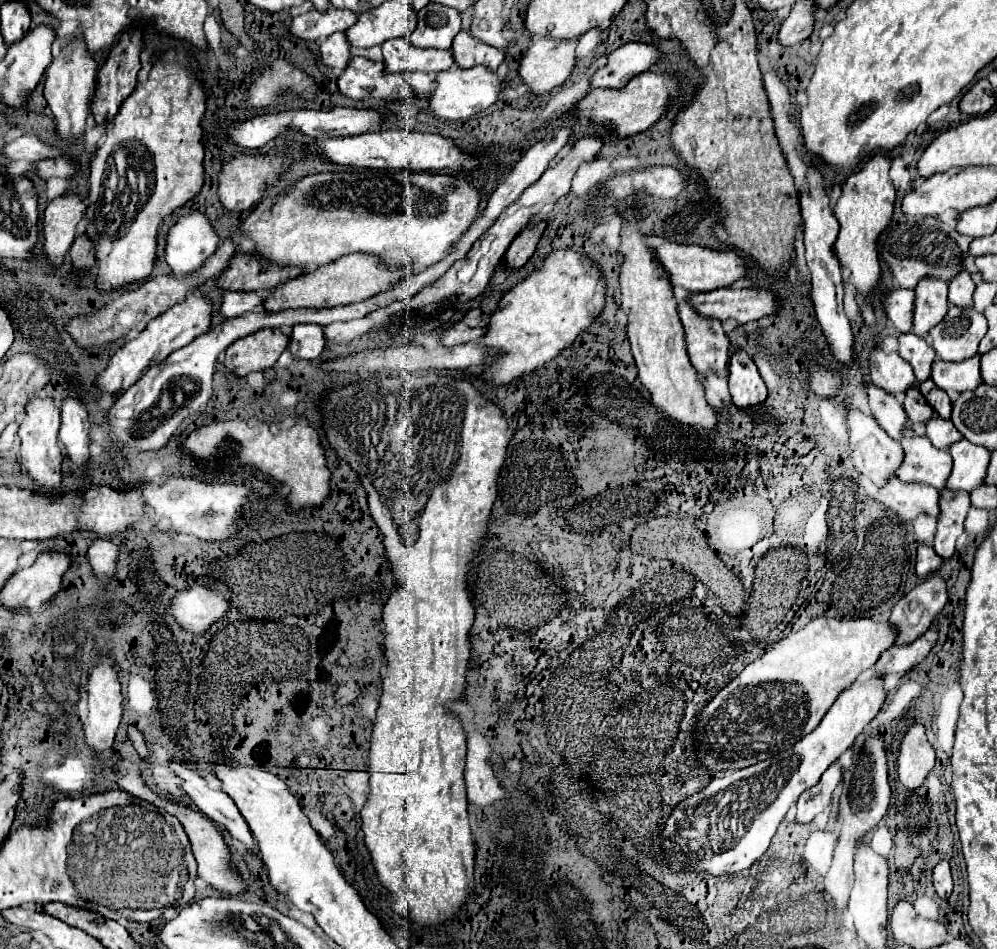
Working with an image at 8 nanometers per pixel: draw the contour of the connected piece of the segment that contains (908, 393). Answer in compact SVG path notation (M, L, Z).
M911 386L905 390L903 408L913 424L923 424L925 420L929 420L929 416L933 416L933 408L929 408L929 404L925 404L925 398L921 396L917 386Z

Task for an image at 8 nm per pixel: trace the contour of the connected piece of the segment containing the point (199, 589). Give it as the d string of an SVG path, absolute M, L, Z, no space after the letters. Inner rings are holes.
M191 586L177 592L169 602L175 622L191 634L207 632L229 610L229 600L207 586Z

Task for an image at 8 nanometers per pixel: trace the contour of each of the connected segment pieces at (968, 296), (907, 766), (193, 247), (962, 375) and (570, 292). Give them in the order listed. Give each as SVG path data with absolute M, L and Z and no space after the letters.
M961 270L955 278L949 280L949 302L951 304L957 304L961 308L971 308L973 292L975 292L975 282L971 280L967 270Z
M913 724L899 750L899 780L905 788L917 790L935 764L935 752L925 736L923 724Z
M199 212L185 214L169 230L165 258L175 276L195 272L217 250L219 236L207 216Z
M979 354L963 360L963 362L945 362L935 360L931 366L931 380L941 390L955 390L965 392L977 388L981 384L981 372L979 372Z
M571 248L551 252L543 260L543 266L511 288L493 312L483 344L505 350L505 354L483 366L483 378L493 384L509 384L513 378L551 362L603 312L605 290L601 270L585 254Z

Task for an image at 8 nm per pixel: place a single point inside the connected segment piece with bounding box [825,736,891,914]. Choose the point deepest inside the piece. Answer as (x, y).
(866, 792)

